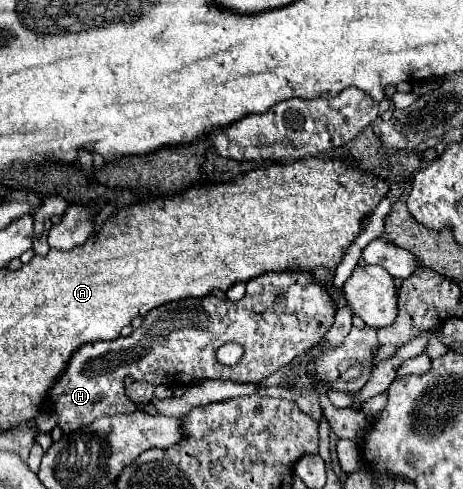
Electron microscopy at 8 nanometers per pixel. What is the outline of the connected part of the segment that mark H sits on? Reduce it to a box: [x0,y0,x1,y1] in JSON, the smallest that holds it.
[51,272,337,432]

